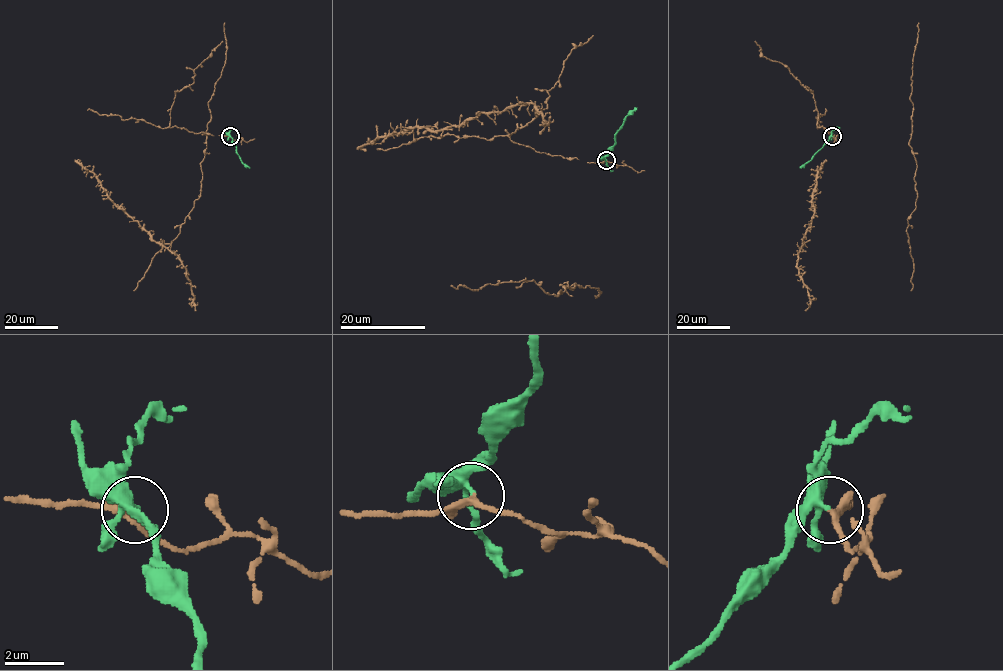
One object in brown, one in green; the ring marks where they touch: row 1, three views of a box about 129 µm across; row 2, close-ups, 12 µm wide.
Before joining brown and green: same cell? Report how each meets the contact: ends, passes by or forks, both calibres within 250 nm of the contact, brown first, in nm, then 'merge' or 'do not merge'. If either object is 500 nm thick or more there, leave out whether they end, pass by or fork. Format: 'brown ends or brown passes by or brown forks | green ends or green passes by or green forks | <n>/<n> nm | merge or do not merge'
brown passes by | green forks | 280/200 nm | do not merge

